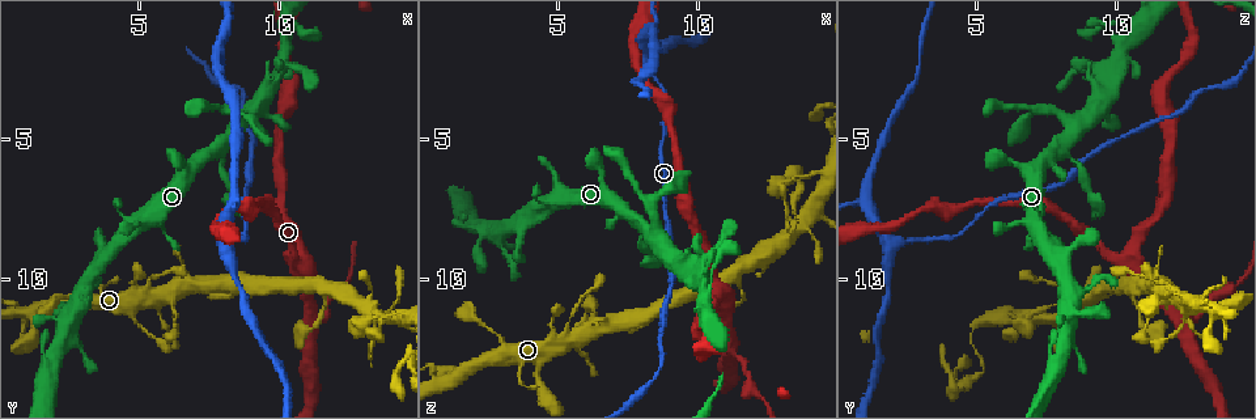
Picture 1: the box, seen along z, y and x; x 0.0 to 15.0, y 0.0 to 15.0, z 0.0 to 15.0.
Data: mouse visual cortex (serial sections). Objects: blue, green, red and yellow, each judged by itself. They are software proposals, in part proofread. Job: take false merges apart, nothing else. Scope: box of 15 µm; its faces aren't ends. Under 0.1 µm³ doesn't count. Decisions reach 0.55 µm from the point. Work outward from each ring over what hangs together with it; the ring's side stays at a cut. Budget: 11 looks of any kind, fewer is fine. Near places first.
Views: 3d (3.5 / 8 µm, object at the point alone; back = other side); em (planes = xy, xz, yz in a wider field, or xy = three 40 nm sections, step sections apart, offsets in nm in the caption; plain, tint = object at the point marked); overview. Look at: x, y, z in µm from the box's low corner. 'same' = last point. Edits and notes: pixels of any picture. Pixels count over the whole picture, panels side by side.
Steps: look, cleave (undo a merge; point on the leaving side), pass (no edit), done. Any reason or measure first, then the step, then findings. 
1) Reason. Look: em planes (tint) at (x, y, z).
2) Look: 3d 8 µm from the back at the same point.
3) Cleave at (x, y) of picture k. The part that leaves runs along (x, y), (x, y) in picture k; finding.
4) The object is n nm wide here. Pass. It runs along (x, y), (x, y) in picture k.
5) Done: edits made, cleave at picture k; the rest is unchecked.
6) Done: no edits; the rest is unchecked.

A narrow waist. Look: 3d 8 µm at (1.2, 11.2, 13.5).

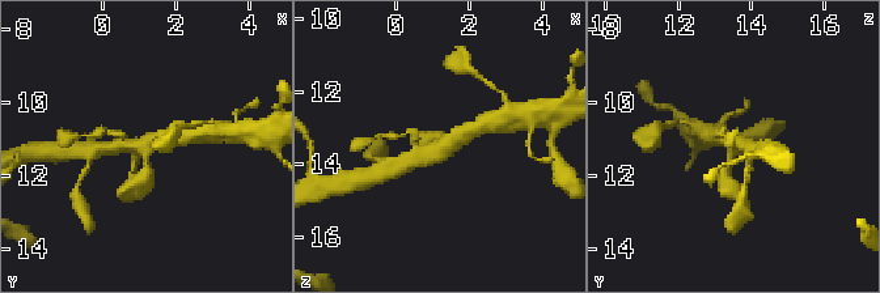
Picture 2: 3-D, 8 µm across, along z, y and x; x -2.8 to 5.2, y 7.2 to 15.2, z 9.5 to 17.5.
Need the tissue. Look: em xy step 5 (tint) at (1.2, 11.2, 13.5).

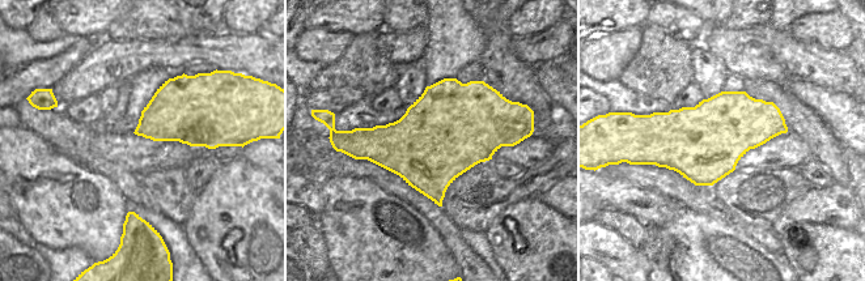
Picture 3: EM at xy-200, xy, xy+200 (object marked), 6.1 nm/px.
Pass. It runs along (178, 137), (147, 144), (142, 179) in picture 2; continuous, no second cell.

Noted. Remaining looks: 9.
Calibre changes. Look: 3d 8 µm from the back at (4.4, 10.8, 14.0).

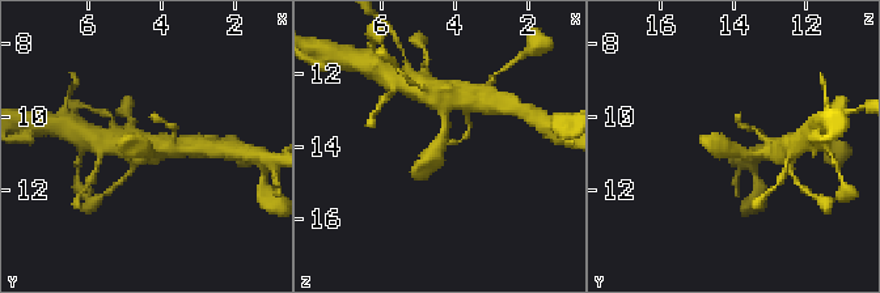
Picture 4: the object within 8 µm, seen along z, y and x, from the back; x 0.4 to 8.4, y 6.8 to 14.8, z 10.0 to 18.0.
Look: em planes (tint) at (4.5, 10.9, 14.0).

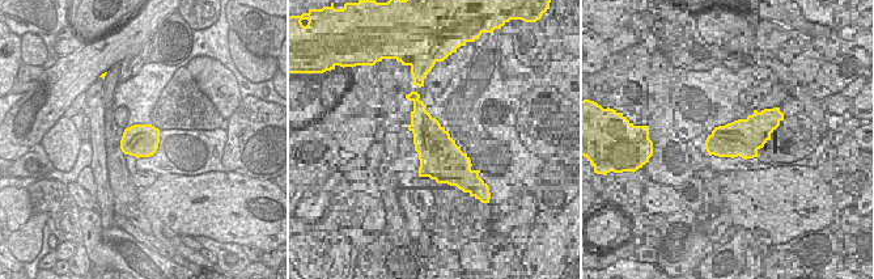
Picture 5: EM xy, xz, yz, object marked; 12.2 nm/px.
The arms are 250, 450 nm wide. Pass. It runs along (441, 109), (441, 139), (421, 173) in picture 4; continuous, no second cell.

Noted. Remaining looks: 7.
Arms part here. Look: 3d 3.5 µm at (11.2, 11.4, 12.6).

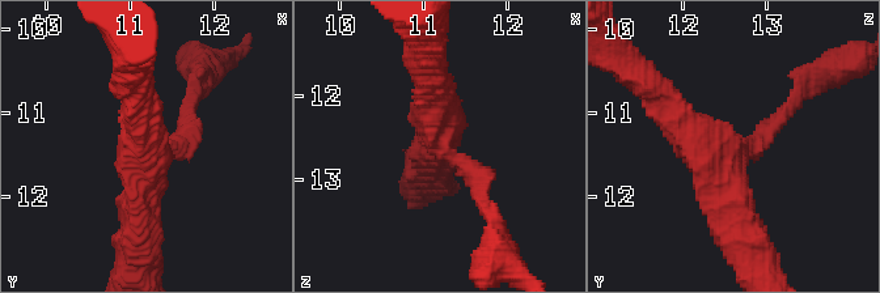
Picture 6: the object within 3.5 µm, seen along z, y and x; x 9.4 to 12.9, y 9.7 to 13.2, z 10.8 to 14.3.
Look: em xy step 3 (tint) at (11.25, 11.45, 12.60).

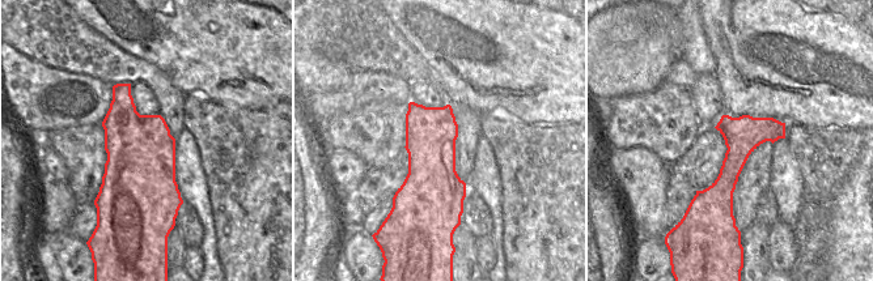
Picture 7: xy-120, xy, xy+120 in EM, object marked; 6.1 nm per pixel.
The arms are 250, 400, 500 nm wide. Pass. One cell here.

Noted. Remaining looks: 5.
Three-way junction. Look: 3d 3.5 µm from the back at (8.4, 7.3, 1.1).

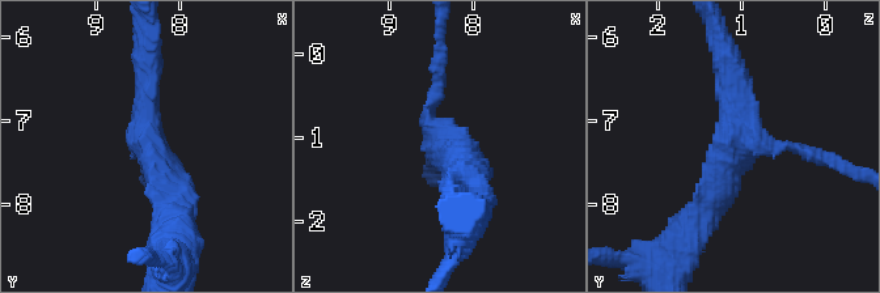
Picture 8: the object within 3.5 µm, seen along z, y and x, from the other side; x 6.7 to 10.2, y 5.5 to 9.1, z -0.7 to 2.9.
3 arms meet here; the arms are 150, 300, 450 nm wide; shape alone is not enough. Look: em xy step 1 (tint) at (8.40, 7.25, 1.05).

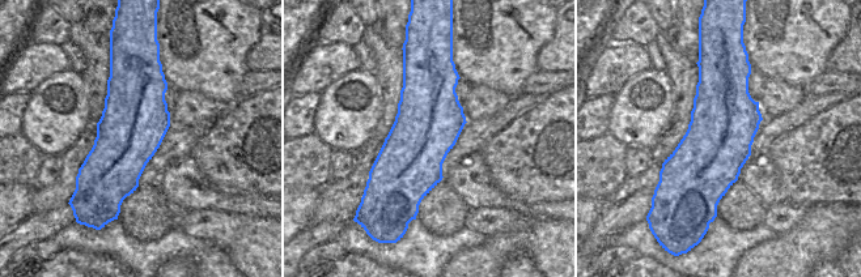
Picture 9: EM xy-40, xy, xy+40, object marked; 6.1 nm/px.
Pass. It runs along (715, 50), (707, 221) in picture 9; one cell here.

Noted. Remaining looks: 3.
Done: no edits; the rest is unchecked.

